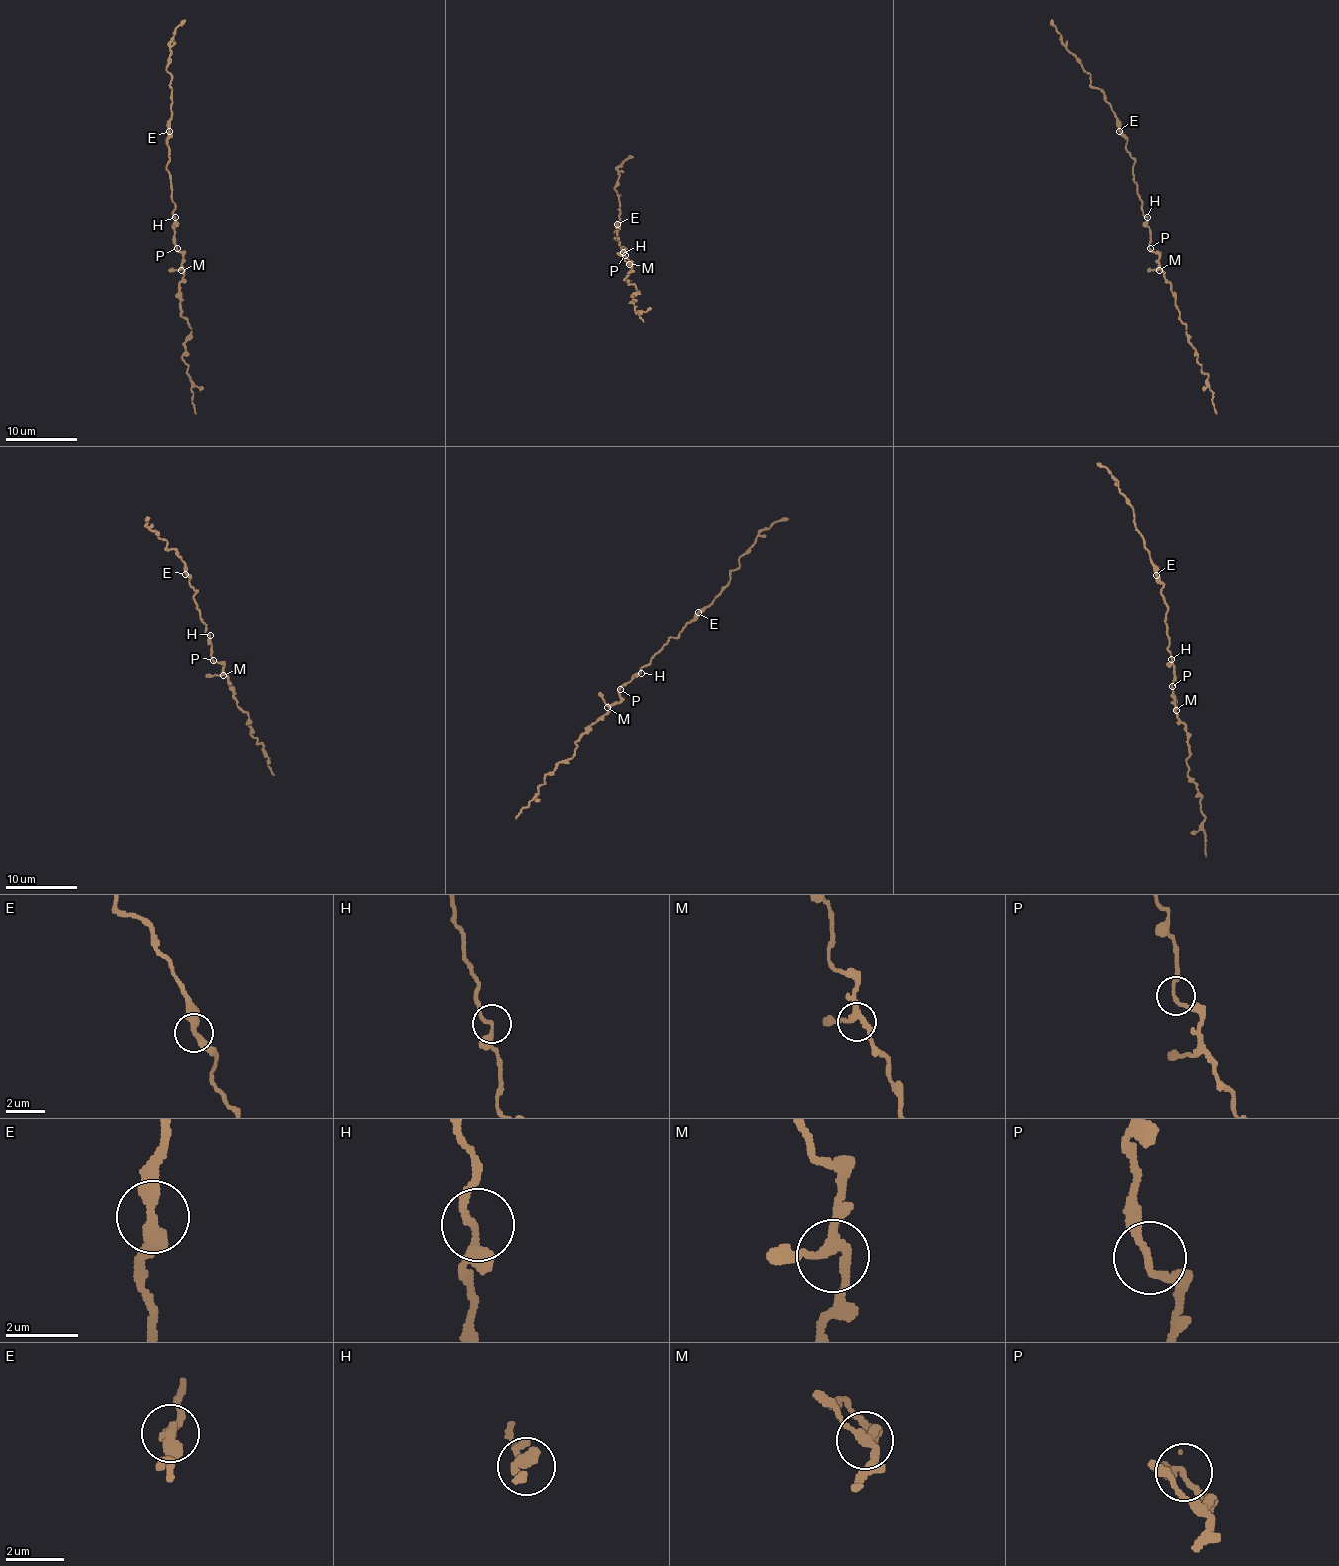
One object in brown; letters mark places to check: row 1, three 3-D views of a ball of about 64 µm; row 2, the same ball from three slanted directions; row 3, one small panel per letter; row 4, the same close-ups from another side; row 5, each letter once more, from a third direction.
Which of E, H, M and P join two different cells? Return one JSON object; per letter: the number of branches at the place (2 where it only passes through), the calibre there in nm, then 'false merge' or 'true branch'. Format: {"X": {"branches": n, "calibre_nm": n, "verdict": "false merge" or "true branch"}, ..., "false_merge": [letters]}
{"E": {"branches": 2, "calibre_nm": 360, "verdict": "true branch"}, "H": {"branches": 3, "calibre_nm": 200, "verdict": "true branch"}, "M": {"branches": 3, "calibre_nm": 260, "verdict": "true branch"}, "P": {"branches": 2, "calibre_nm": 160, "verdict": "true branch"}, "false_merge": []}

